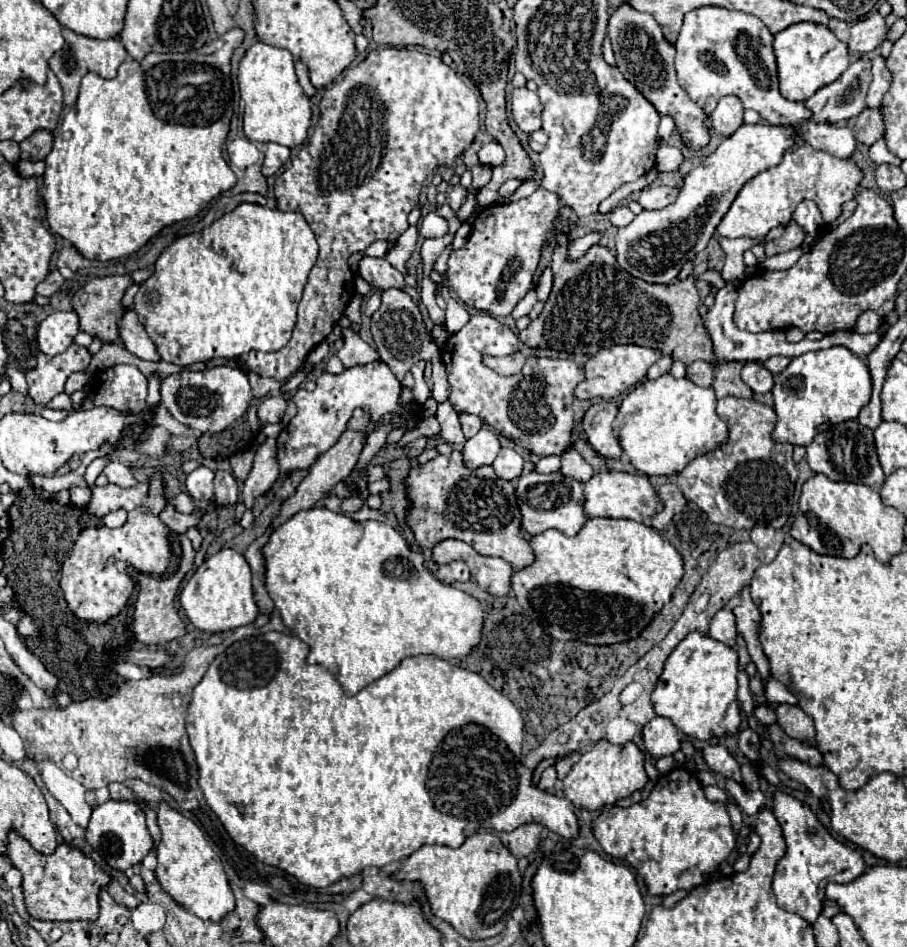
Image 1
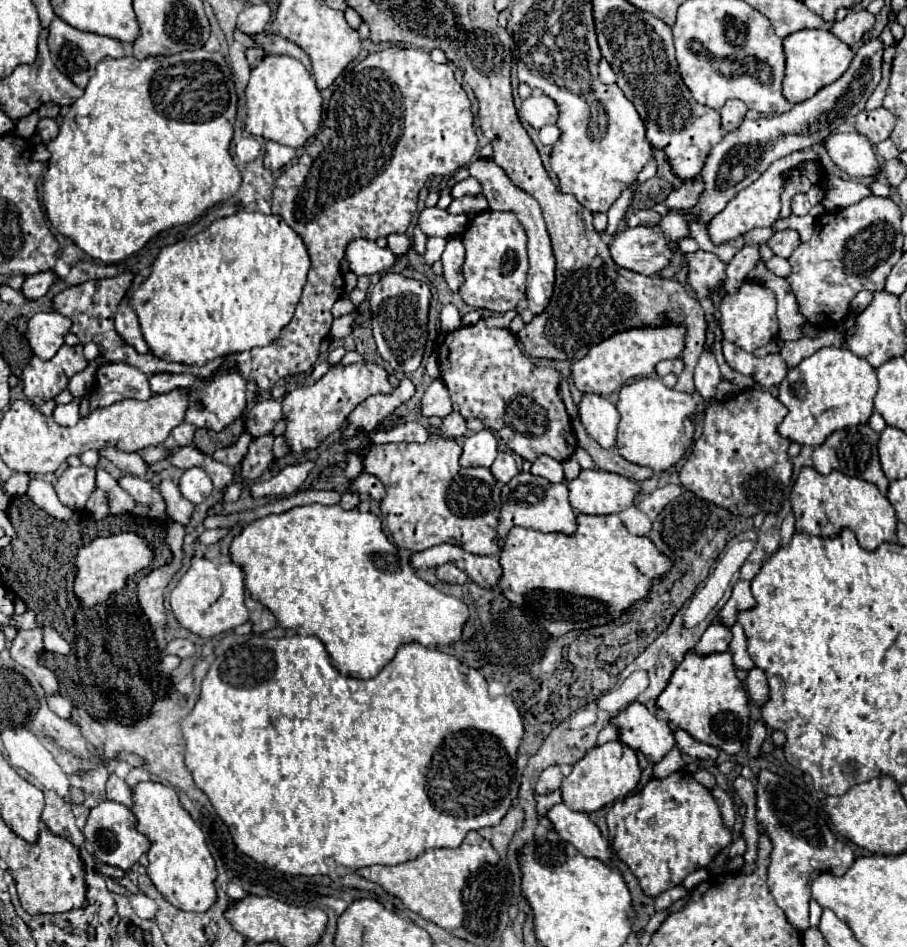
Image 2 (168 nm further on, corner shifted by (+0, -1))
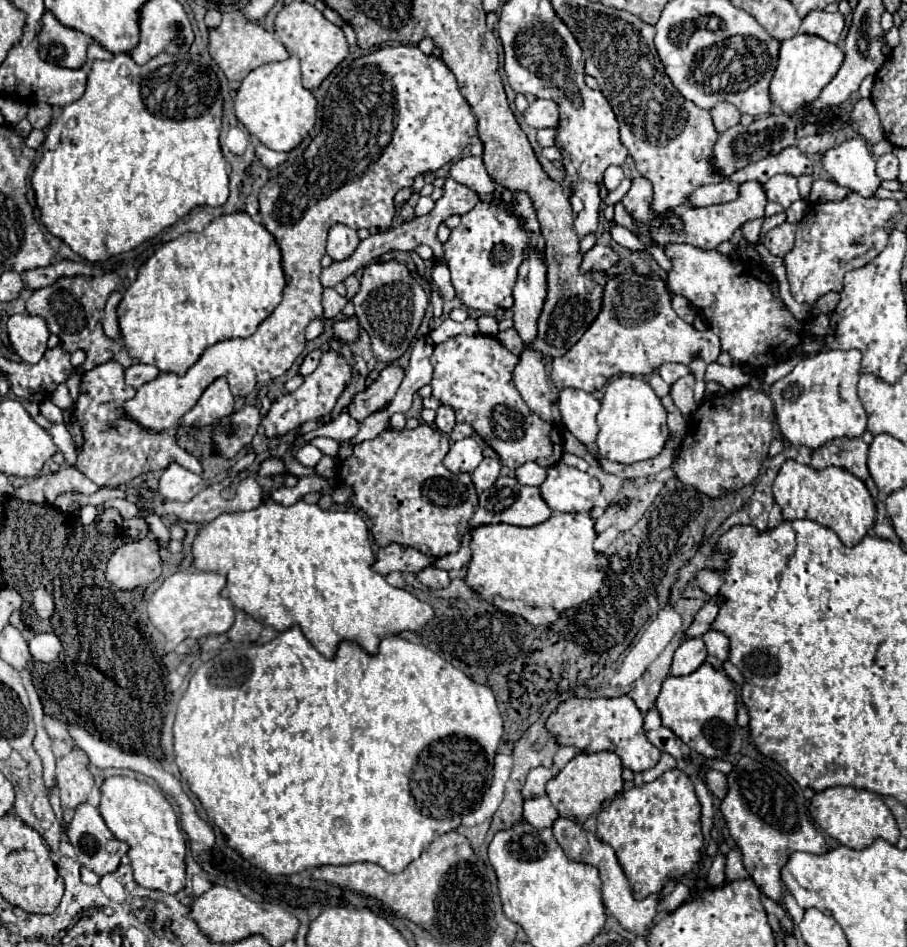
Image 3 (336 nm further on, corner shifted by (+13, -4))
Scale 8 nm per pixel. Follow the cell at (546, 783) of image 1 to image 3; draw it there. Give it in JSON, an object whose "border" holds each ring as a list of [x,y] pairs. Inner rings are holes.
{"border":[[[535,767],[529,771],[527,775],[527,781],[525,781],[525,787],[523,787],[523,797],[525,799],[533,799],[533,797],[539,797],[539,795],[545,795],[545,785],[547,781],[553,777],[553,773],[547,769],[547,767]]]}

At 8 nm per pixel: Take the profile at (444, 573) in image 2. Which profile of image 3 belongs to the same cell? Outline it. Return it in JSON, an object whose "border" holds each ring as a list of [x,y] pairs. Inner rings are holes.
{"border":[[[427,567],[427,569],[419,571],[419,573],[417,573],[417,579],[419,579],[423,585],[431,587],[431,589],[443,589],[443,587],[447,587],[447,585],[451,583],[449,573],[443,571],[443,569],[437,569],[437,567]]]}

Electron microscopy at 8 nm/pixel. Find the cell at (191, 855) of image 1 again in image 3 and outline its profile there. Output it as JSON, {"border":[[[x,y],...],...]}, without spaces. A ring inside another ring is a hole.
{"border":[[[107,777],[101,787],[99,813],[111,833],[129,845],[129,859],[135,881],[145,889],[175,895],[185,889],[185,855],[187,843],[179,827],[177,813],[167,797],[145,781],[133,777]]]}

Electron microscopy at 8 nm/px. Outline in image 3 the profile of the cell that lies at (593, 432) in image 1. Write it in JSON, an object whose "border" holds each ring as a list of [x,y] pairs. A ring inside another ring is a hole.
{"border":[[[563,389],[559,395],[559,411],[563,417],[563,425],[583,443],[593,445],[599,433],[597,427],[597,413],[599,401],[581,389]]]}

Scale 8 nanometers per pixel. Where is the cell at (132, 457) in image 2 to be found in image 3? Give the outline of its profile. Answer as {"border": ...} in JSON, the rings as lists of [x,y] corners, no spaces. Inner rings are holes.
{"border":[[[109,271],[101,277],[85,277],[85,275],[79,275],[79,277],[69,277],[69,279],[59,279],[57,283],[53,283],[53,287],[43,287],[43,289],[37,289],[29,301],[27,301],[27,313],[29,315],[41,315],[45,317],[47,321],[47,327],[51,333],[55,333],[59,339],[61,339],[61,347],[65,347],[65,351],[69,353],[75,353],[77,349],[83,349],[87,353],[87,359],[83,365],[75,367],[73,373],[69,375],[69,379],[65,381],[69,391],[71,391],[71,399],[73,399],[73,407],[63,411],[63,417],[65,417],[65,425],[73,437],[73,445],[75,445],[75,451],[81,453],[81,447],[83,447],[83,431],[73,415],[73,409],[75,409],[75,403],[77,403],[77,397],[79,397],[79,383],[81,383],[81,377],[83,373],[95,369],[97,365],[101,363],[107,363],[107,361],[117,361],[121,363],[123,367],[131,367],[135,363],[135,359],[129,357],[125,345],[121,341],[115,341],[115,339],[109,339],[105,333],[103,333],[103,327],[101,327],[101,319],[103,319],[103,307],[105,307],[105,301],[109,299],[109,295],[119,287],[121,279],[115,271]]]}

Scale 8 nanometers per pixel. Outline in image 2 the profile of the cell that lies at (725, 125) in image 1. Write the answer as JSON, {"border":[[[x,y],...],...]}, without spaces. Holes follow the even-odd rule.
{"border":[[[728,100],[724,104],[724,108],[720,110],[720,116],[722,116],[722,128],[726,132],[732,132],[740,126],[740,122],[744,120],[744,114],[746,114],[746,104],[742,100]]]}

